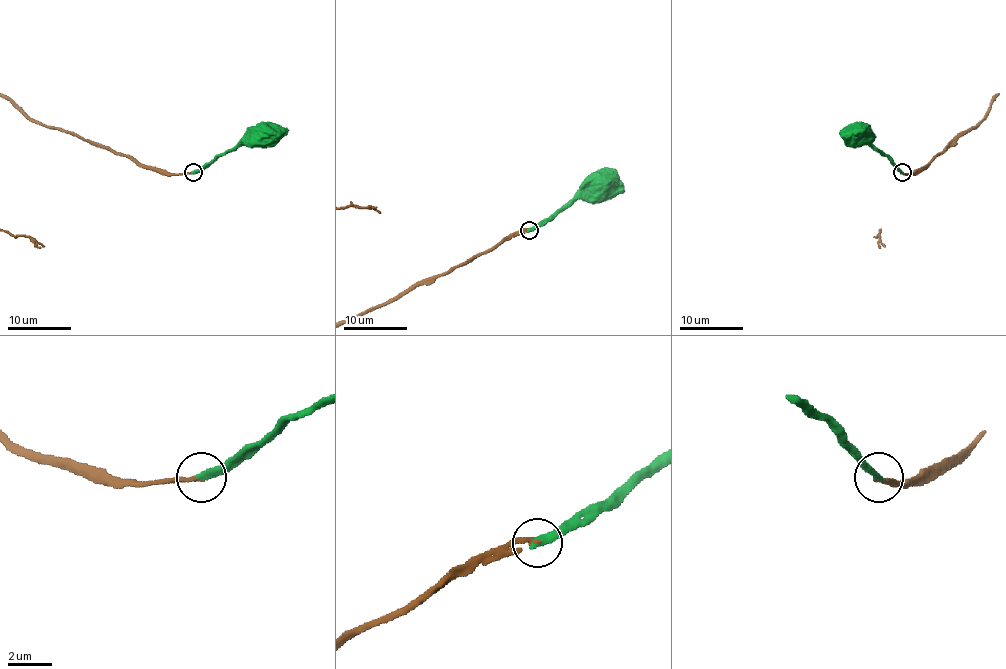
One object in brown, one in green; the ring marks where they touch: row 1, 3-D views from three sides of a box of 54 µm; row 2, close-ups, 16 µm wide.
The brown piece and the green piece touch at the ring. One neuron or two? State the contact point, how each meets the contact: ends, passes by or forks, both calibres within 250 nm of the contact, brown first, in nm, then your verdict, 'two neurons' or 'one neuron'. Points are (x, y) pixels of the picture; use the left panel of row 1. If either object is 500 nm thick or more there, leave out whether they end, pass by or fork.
place (193, 172); brown ends; green ends; calibres 180 and 360 nm; one neuron

